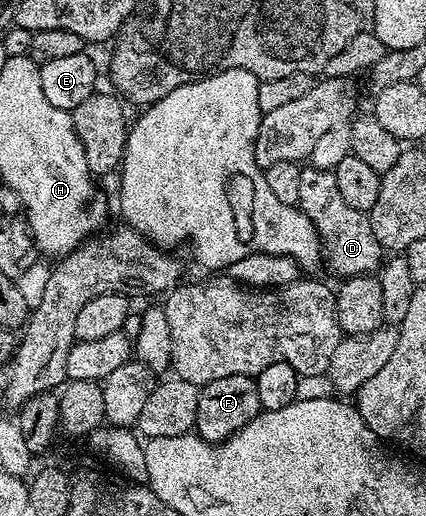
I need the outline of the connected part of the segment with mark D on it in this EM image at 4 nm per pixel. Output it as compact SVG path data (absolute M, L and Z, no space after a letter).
M313 166L303 167L300 174L300 198L297 207L316 226L318 235L322 237L324 264L338 275L369 276L377 273L384 263L384 249L376 242L376 234L372 234L372 222L369 215L355 210L344 202L340 190L336 187L333 171L318 169Z

